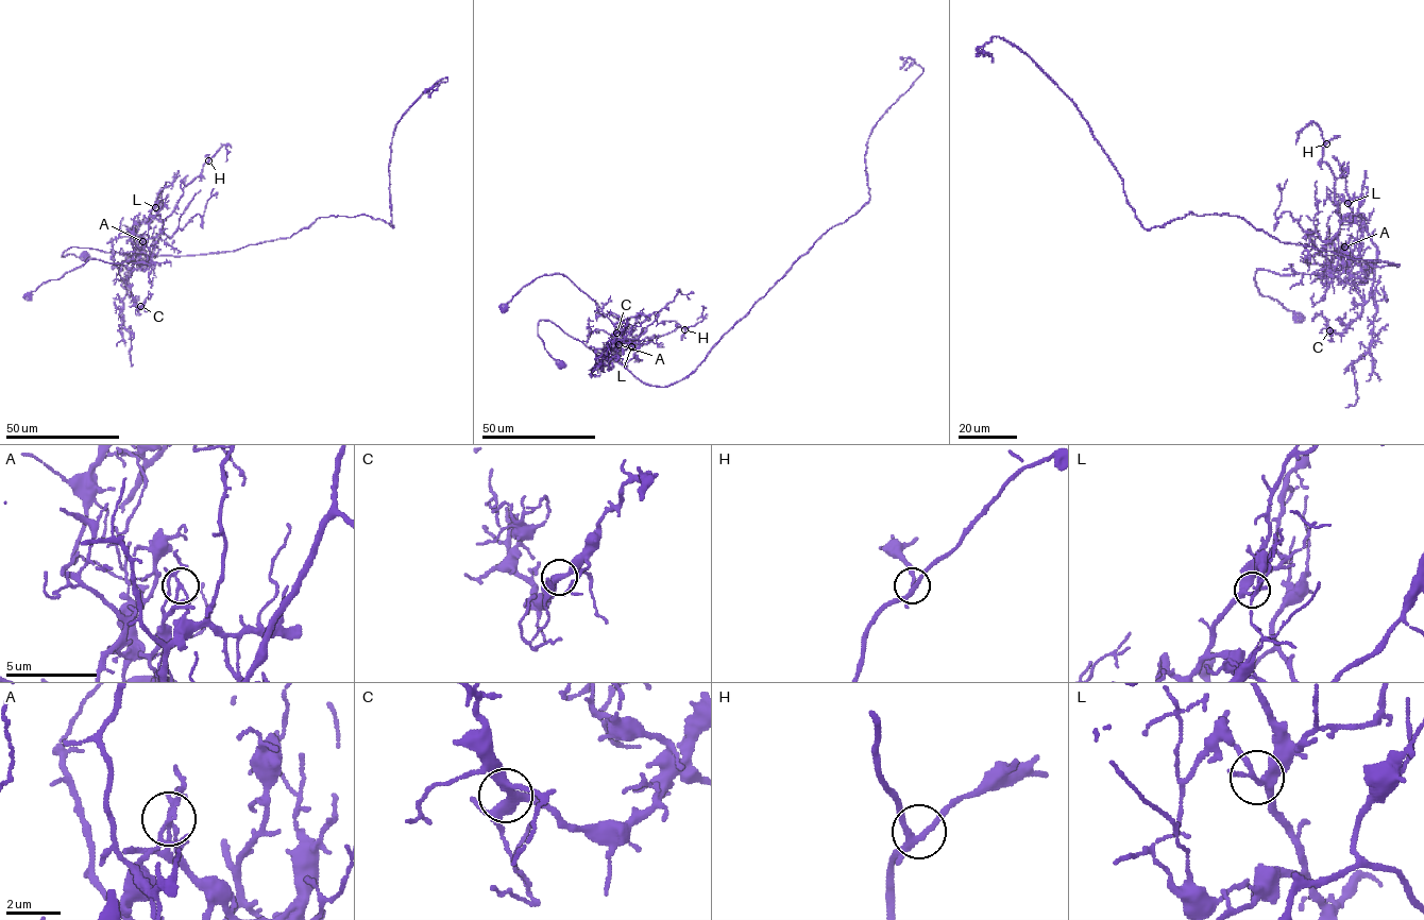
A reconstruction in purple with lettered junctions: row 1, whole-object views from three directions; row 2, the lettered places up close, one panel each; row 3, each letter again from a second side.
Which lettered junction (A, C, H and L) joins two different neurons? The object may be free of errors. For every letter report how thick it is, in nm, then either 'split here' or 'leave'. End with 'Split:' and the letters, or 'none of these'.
A: 140 nm thick; split here
C: 360 nm thick; leave
H: 220 nm thick; leave
L: 240 nm thick; leave
Split: A

